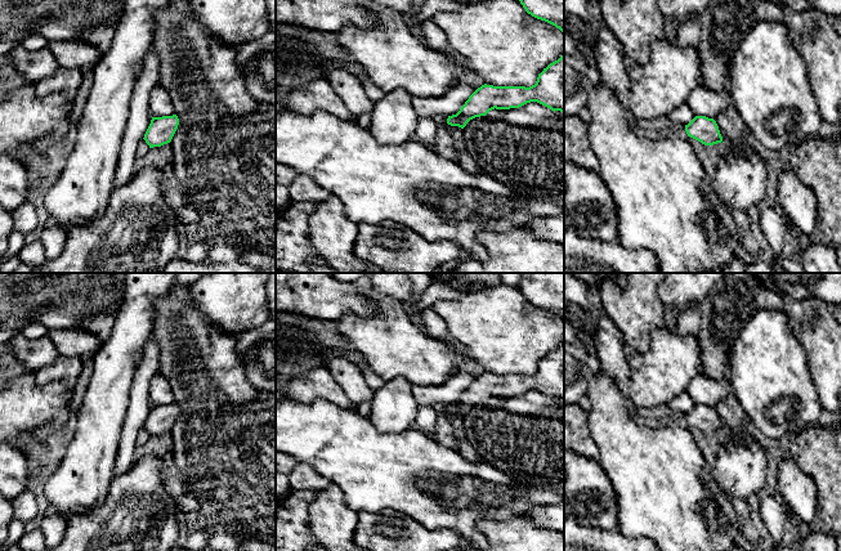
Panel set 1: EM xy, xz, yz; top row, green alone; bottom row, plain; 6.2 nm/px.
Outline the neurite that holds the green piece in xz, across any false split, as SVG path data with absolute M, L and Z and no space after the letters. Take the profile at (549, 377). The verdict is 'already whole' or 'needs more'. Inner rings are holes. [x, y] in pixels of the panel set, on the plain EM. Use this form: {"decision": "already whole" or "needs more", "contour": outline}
{"decision": "already whole", "contour": "M564 342L543 357L529 376L482 373L456 403L448 404L447 412L464 417L470 408L486 404L495 397L519 397L531 390L564 402Z"}

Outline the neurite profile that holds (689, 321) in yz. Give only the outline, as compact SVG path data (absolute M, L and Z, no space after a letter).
M692 304L680 313L676 331L684 337L693 336L698 340L699 328L701 309L697 304Z

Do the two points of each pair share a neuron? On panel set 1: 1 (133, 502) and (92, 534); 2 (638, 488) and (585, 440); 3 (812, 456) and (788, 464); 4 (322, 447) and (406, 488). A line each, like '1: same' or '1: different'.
1: same
2: different
3: different
4: same

